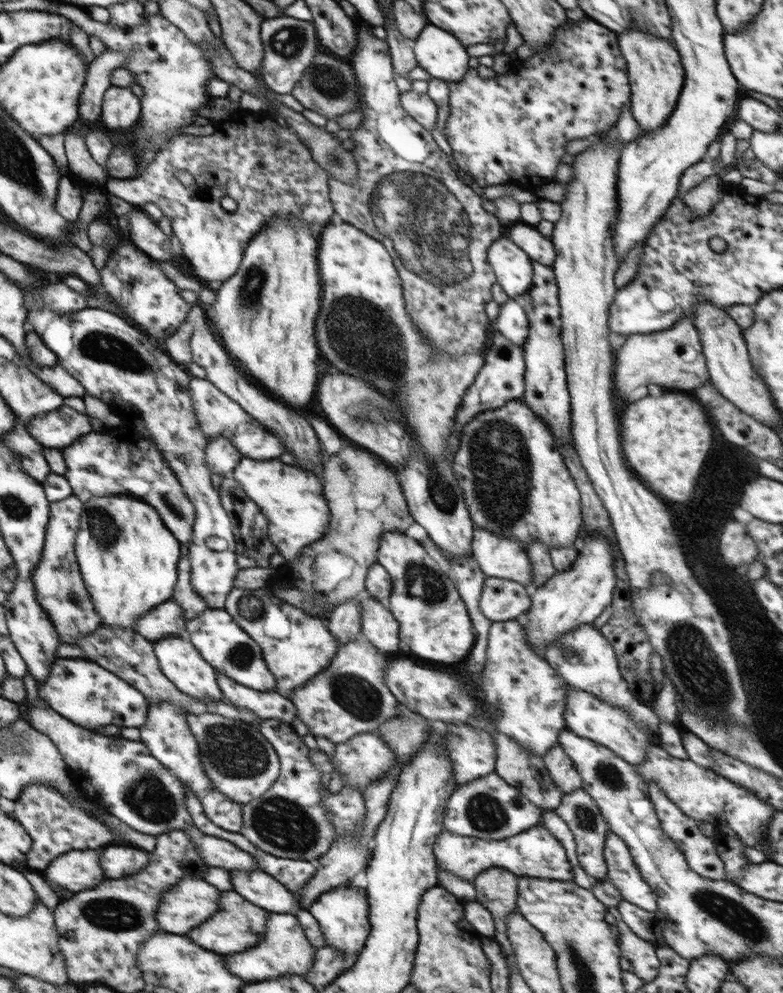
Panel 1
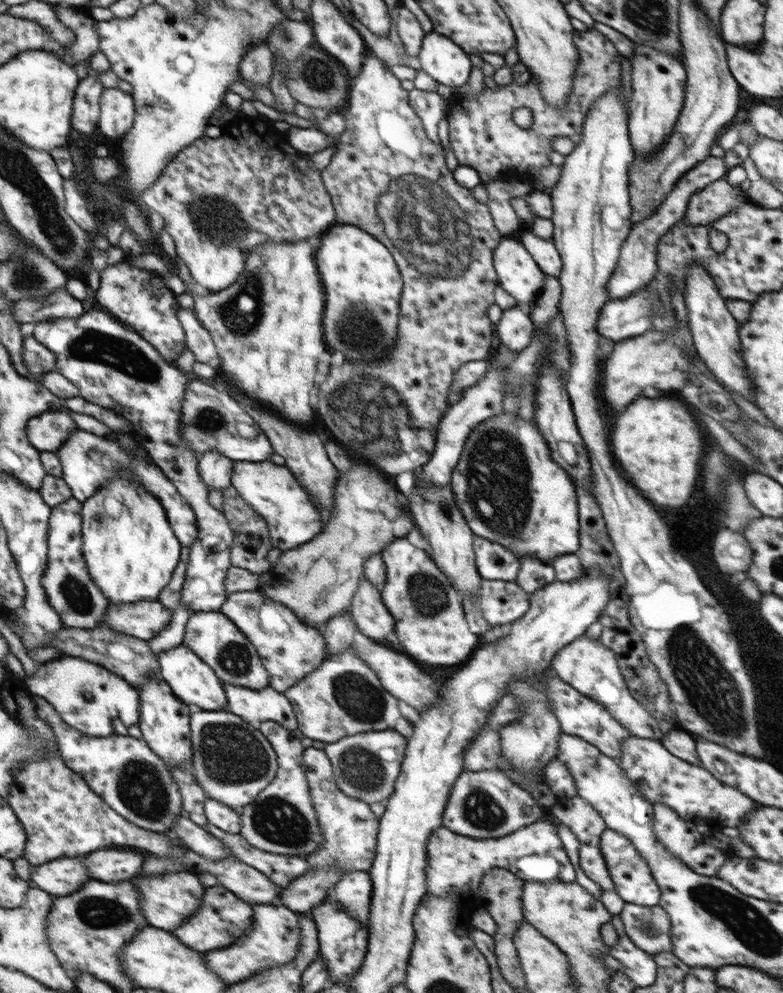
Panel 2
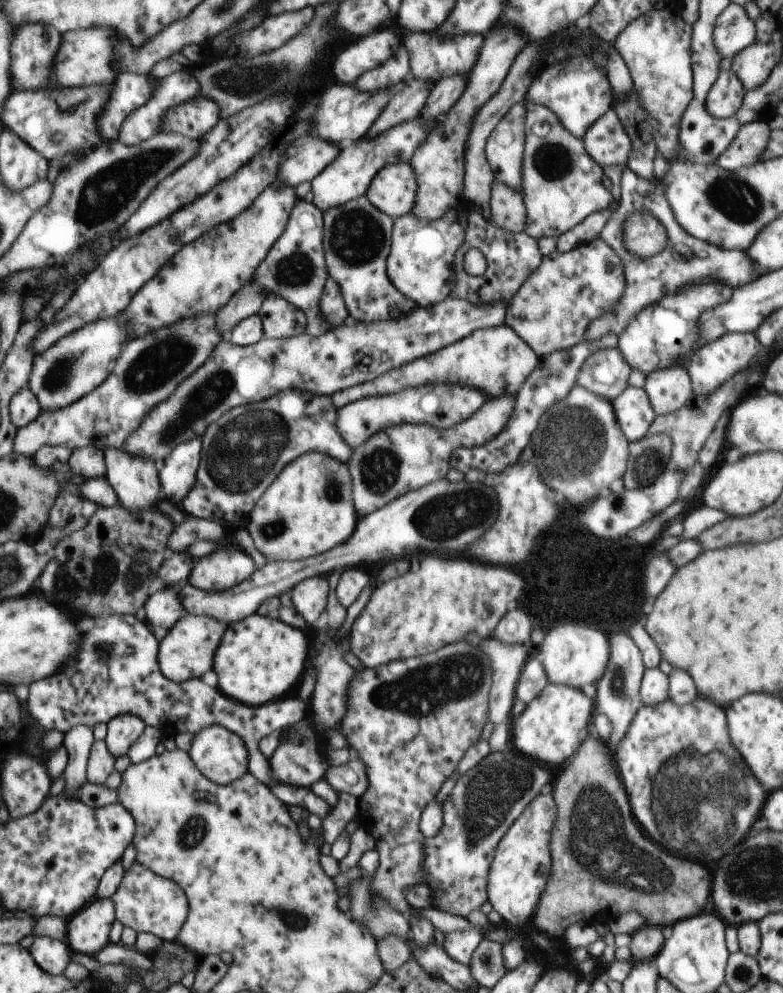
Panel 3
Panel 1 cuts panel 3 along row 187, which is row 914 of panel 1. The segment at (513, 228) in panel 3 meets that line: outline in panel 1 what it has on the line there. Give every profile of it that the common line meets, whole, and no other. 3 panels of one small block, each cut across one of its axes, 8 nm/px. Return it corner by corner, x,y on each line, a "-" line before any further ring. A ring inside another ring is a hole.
502,867
488,868
476,875
476,899
493,917
495,935
493,939
500,946
509,969
516,970
516,958
507,938
506,920
516,912
519,876

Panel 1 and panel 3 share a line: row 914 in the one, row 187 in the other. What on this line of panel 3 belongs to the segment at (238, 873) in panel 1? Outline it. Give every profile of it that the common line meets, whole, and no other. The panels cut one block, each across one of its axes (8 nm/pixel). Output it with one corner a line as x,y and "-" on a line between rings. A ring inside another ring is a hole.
298,138
288,150
286,150
286,154
288,154
288,160
278,168
280,170
280,174
278,174
278,178
276,180
280,180
280,182
286,182
286,184
282,184
282,186
292,186
292,188
296,188
300,186
300,184
304,184
304,182
311,182
328,164
332,164
334,160
336,160
336,154
340,154
340,148
338,148
338,144
330,144
330,142
326,142
326,140
322,140
322,138

